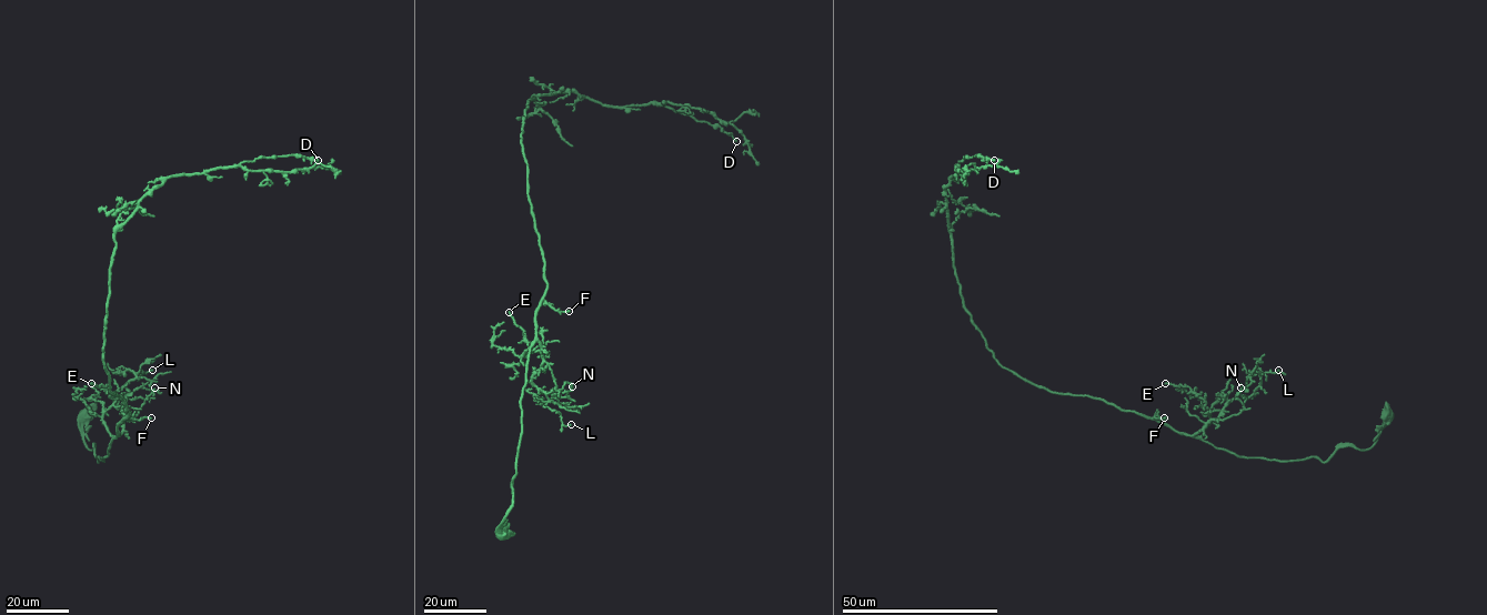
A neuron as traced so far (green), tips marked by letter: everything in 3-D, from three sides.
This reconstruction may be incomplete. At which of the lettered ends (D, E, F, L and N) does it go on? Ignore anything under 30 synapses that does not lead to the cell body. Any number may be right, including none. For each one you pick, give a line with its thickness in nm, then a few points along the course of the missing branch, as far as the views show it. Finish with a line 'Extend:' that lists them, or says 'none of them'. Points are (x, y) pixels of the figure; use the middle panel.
Extend: none of them

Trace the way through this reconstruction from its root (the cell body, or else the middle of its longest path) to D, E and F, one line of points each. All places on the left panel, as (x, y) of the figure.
D: (86, 415), (82, 439), (103, 461), (128, 414), (103, 364), (114, 233), (138, 202), (171, 175), (318, 160)
E: (86, 415), (82, 439), (103, 461), (112, 436), (102, 414), (114, 400), (101, 384), (91, 383)
F: (86, 415), (82, 439), (90, 450), (94, 445), (98, 462), (107, 455), (124, 417), (151, 417)

